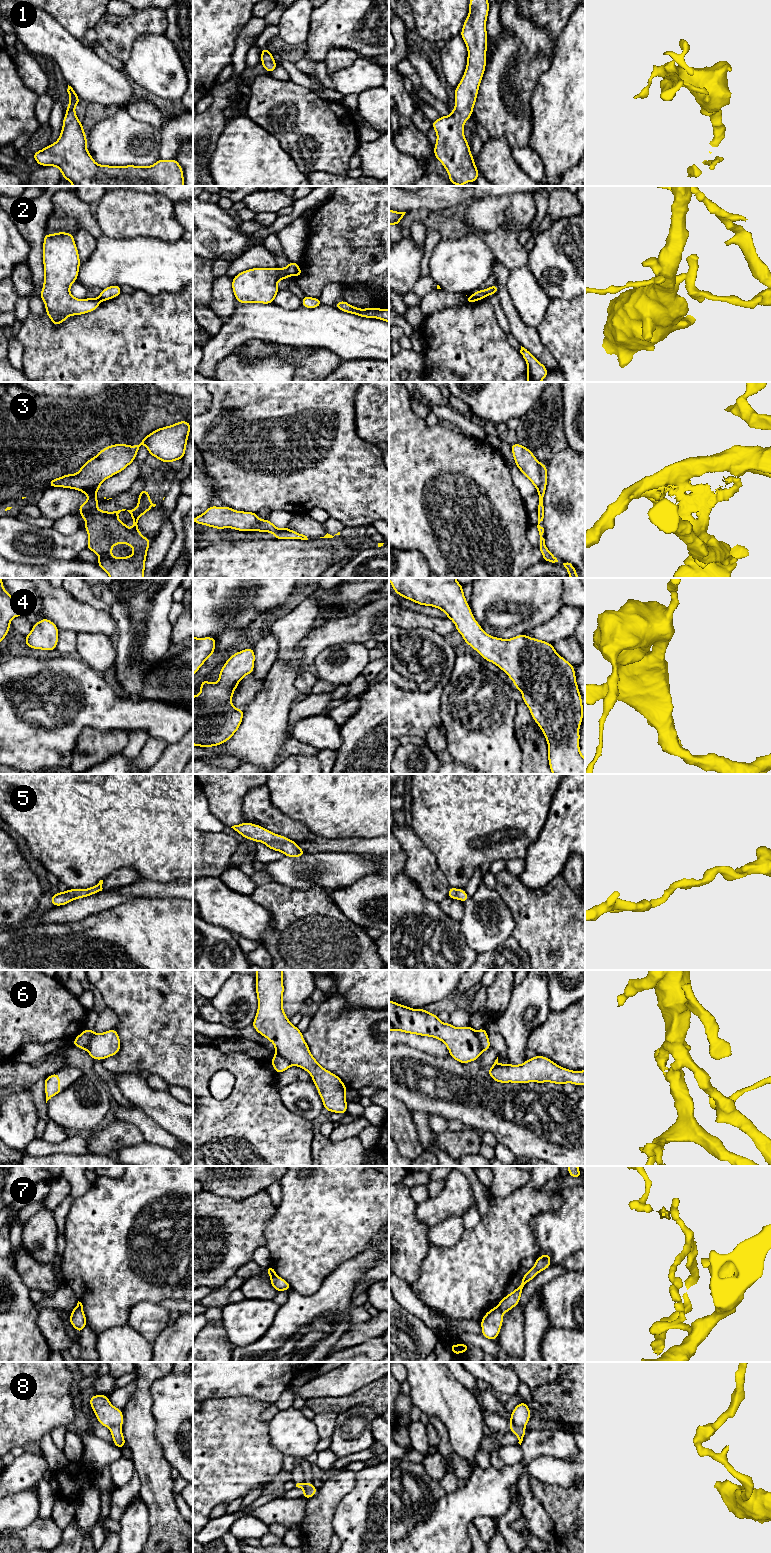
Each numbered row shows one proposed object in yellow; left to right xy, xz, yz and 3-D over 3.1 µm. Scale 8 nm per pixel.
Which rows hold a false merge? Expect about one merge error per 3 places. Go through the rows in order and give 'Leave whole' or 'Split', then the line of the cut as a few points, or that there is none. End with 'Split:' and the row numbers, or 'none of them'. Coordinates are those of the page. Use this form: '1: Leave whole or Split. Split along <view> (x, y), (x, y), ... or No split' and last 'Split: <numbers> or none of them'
1: Leave whole. No split
2: Split. Split along xy (98, 298), (101, 300)
3: Split. Split along yz (539, 463), (540, 485), (537, 488)
4: Leave whole. No split
5: Leave whole. No split
6: Leave whole. No split
7: Split. Split along yz (497, 1306), (502, 1313)
8: Split. Split along xz (304, 1483), (306, 1494), (309, 1497)
Split: 2, 3, 7, 8

